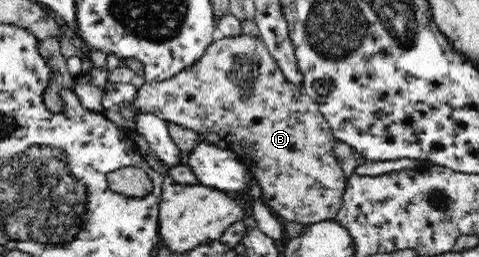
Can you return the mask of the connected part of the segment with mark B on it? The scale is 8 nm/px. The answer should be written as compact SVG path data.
M245 34L226 36L221 41L212 42L197 63L183 68L177 75L158 82L145 82L138 88L132 103L143 109L143 113L155 115L165 122L173 121L199 133L220 135L237 158L250 168L262 189L263 202L281 219L303 225L333 220L343 205L348 179L335 156L337 140L317 103L302 92L301 85L293 84L283 76L263 40Z

